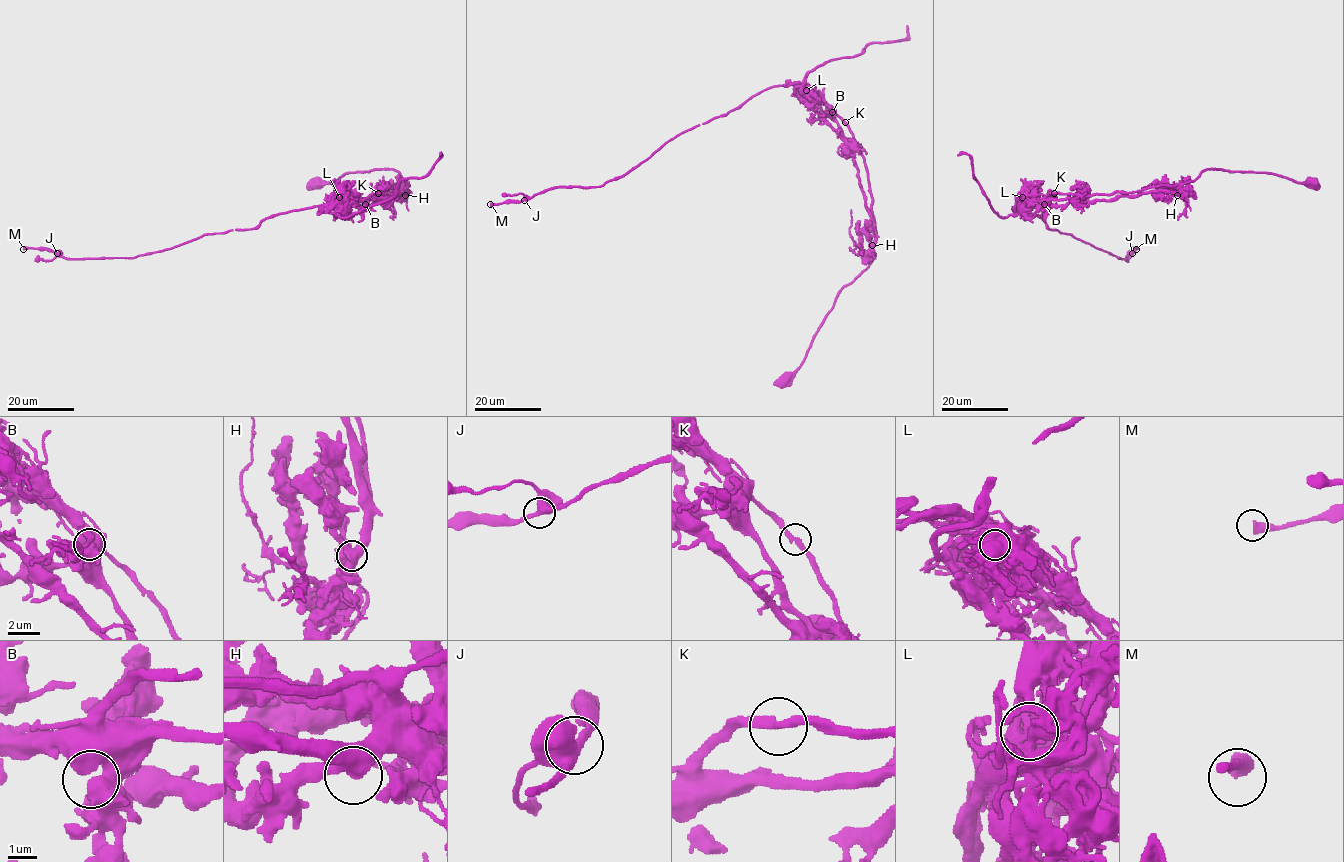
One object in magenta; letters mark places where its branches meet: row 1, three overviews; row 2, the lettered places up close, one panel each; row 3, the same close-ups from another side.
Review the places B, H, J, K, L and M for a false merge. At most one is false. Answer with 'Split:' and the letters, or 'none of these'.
Split: L

